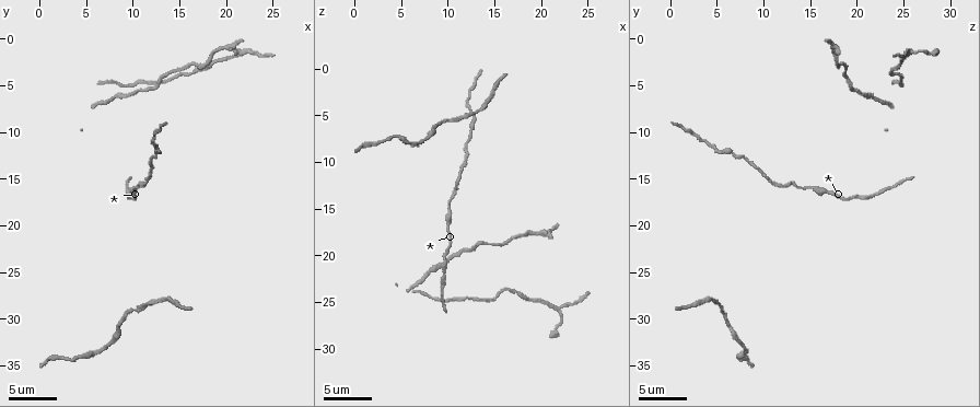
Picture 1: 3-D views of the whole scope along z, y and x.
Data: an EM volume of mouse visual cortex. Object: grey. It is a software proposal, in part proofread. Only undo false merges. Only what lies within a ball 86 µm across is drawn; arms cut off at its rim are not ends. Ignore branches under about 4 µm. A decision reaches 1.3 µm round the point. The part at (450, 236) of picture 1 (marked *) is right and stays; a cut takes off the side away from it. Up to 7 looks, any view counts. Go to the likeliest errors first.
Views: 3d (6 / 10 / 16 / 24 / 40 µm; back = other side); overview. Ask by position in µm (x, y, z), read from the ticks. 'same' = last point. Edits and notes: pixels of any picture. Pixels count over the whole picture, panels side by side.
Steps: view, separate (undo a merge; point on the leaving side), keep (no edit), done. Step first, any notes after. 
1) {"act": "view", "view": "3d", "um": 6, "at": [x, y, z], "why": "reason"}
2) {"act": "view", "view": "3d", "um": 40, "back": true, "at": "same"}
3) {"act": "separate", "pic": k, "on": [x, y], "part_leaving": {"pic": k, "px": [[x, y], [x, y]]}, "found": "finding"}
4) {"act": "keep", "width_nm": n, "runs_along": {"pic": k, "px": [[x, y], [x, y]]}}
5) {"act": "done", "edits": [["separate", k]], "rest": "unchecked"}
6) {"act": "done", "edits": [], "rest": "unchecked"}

{"act": "view", "view": "3d", "um": 10, "at": [11.8, 28.4, 5.2]}

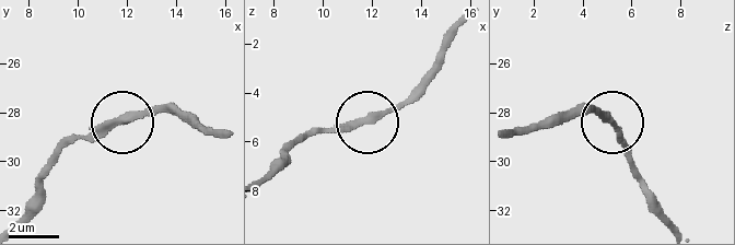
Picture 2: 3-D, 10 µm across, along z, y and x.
{"act": "keep", "width_nm": 270, "found": "one neuron here"}

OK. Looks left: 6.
{"act": "view", "view": "3d", "um": 10, "at": [11.4, 15.6, 11.0]}

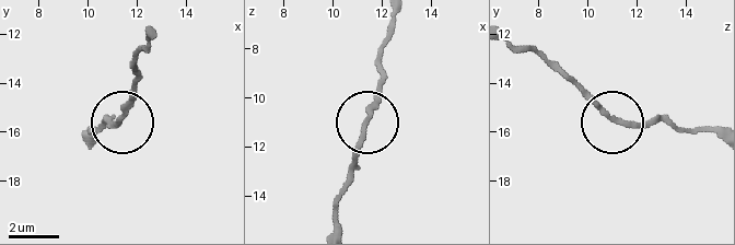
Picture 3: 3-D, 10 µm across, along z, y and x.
{"act": "keep", "width_nm": 190, "runs_along": {"pic": 3, "px": [[712, 131], [613, 120], [551, 61]]}, "found": "one neuron here"}

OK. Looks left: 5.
{"act": "view", "view": "3d", "um": 10, "at": [12.6, 11.8, 4.8], "why": "calibre changes"}

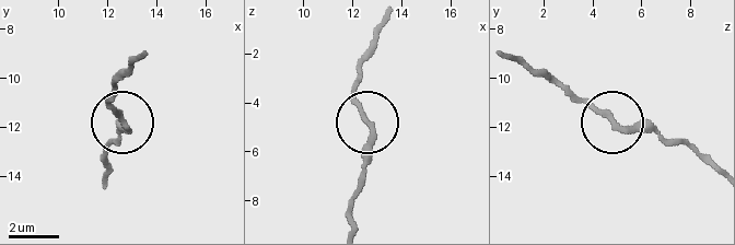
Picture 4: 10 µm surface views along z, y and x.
{"act": "view", "view": "3d", "um": 6, "at": [12.7, 12.0, 4.9]}

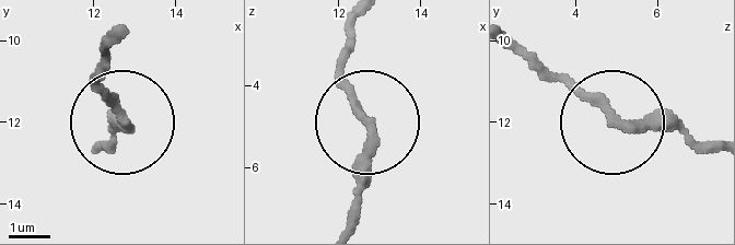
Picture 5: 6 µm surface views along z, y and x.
{"act": "keep", "runs_along": {"pic": 5, "px": [[715, 144], [610, 119], [540, 65]]}, "found": "all the same neuron"}

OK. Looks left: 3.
{"act": "done", "edits": [], "rest": "unchecked"}

